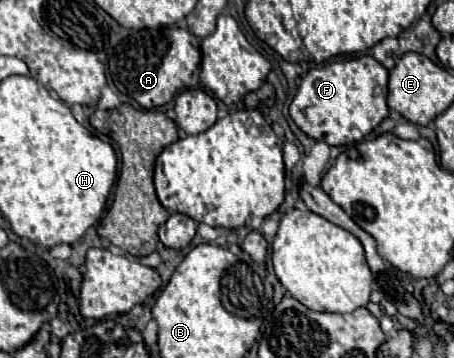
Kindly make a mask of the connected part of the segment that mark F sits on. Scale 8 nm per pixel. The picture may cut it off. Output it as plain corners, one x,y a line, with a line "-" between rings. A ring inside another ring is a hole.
371,55
315,67
301,79
297,95
289,107
291,119
309,137
327,145
339,147
361,141
389,115
387,77
389,71

